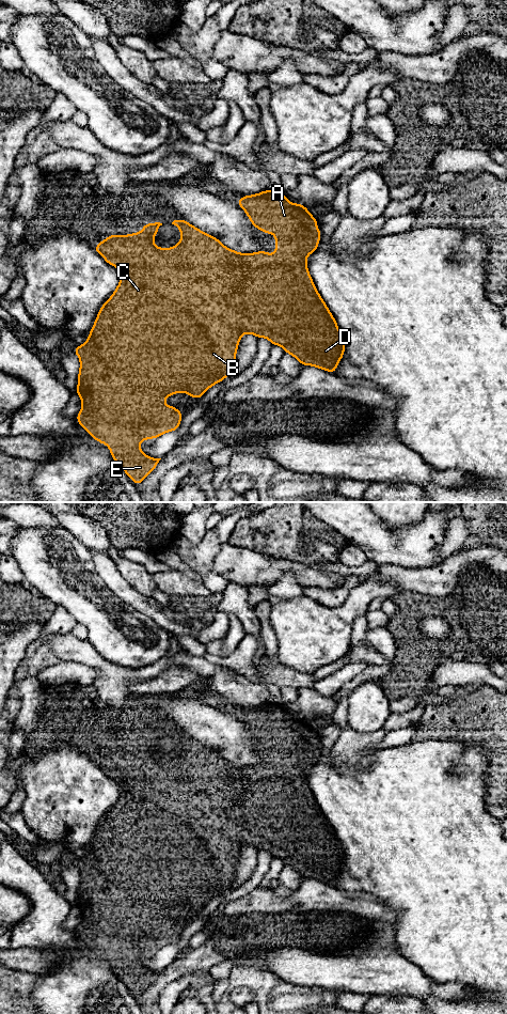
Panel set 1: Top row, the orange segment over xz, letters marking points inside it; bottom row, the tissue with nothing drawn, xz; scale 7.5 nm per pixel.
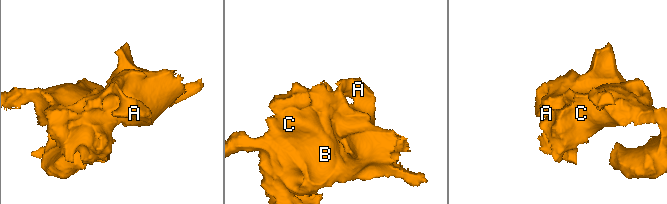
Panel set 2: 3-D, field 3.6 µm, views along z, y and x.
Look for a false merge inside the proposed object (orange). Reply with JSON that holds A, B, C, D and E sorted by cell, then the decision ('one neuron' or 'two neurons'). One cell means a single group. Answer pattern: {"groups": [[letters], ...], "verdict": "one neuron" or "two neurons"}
{"groups": [["A", "B", "C", "D", "E"]], "verdict": "one neuron"}

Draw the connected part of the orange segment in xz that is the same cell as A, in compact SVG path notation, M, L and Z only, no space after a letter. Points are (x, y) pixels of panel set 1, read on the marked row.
M269 189L241 197L236 203L256 229L274 234L274 254L264 250L239 253L185 219L172 222L181 234L178 244L172 248L154 245L153 239L162 225L160 222L145 223L140 233L108 235L106 240L94 248L108 264L120 269L121 280L98 311L86 342L74 349L80 359L76 393L82 401L82 408L76 419L95 440L108 446L112 458L137 486L155 470L161 459L144 454L140 449L141 441L178 430L184 416L176 407L165 406L164 399L178 392L200 399L211 386L226 378L235 366L242 334L267 338L272 345L282 346L303 366L313 365L331 373L335 373L344 356L343 334L319 295L306 264L306 258L318 249L317 244L320 241L317 219L305 206L294 204L283 192Z

